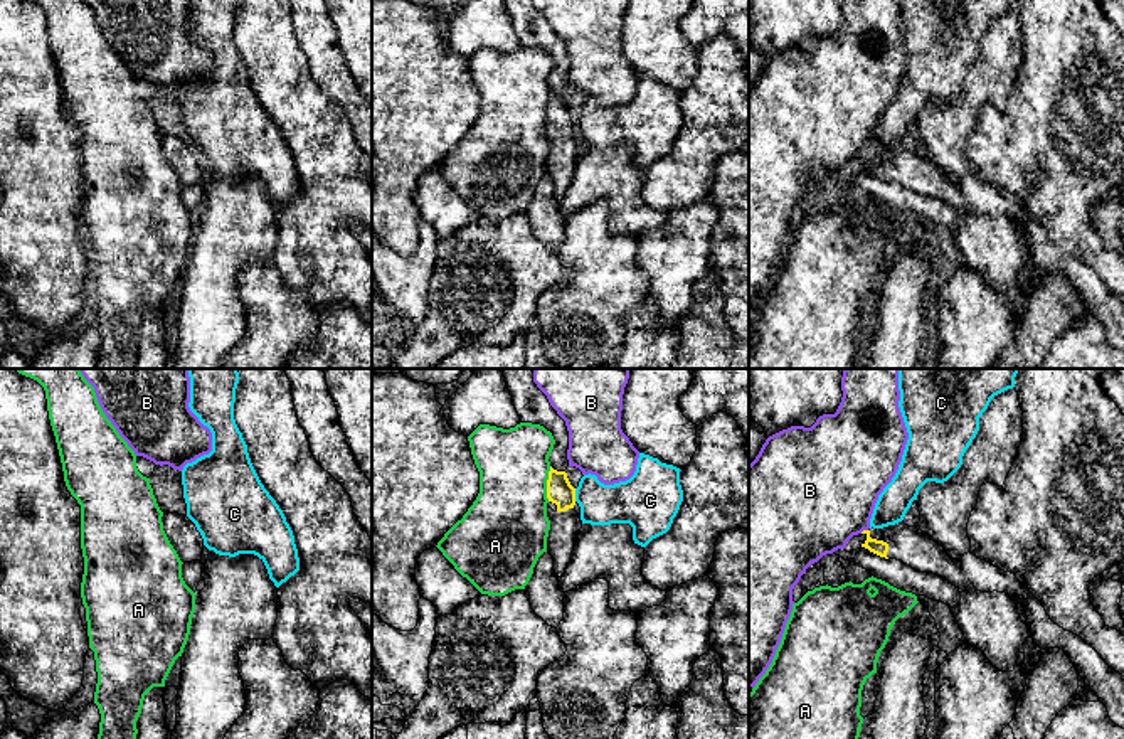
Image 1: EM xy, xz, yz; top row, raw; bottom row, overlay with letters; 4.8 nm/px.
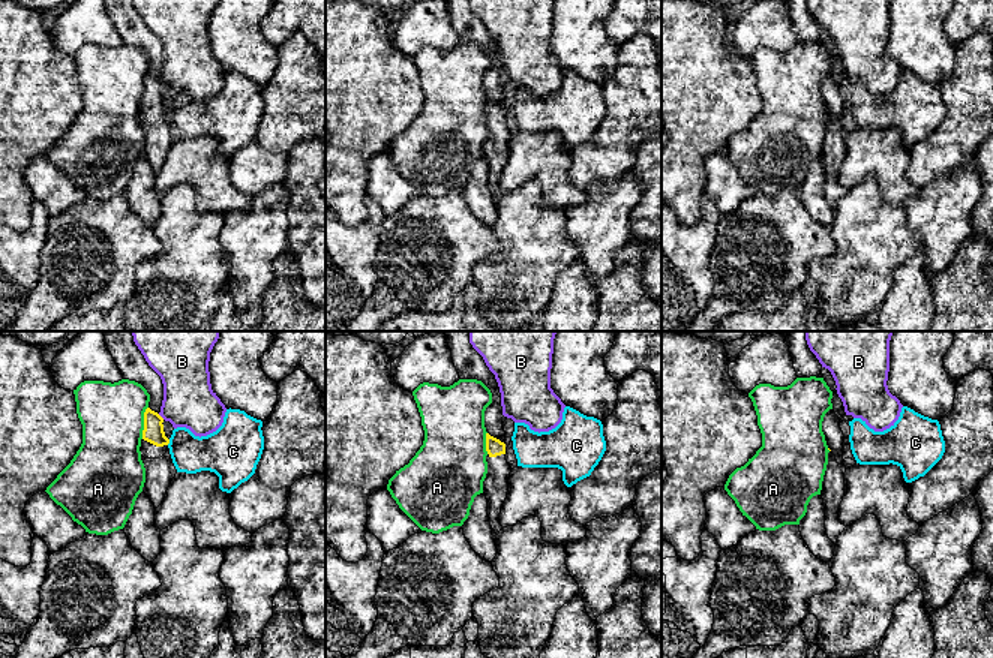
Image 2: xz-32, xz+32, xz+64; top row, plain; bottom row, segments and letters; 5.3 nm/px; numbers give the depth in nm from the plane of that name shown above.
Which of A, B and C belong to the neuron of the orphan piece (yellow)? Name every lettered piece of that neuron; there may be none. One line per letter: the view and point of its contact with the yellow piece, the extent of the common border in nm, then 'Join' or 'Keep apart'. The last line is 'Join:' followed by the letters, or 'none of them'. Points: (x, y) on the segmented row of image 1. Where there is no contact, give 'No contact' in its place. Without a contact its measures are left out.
A: Touches yellow at xz (547, 483). Shared border 170 nm. Keep apart
B: Touches yellow at yz (864, 531). Shared border 40 nm. Keep apart
C: Touches yellow at xz (574, 495). Shared border 60 nm. Keep apart
Join: none of them

